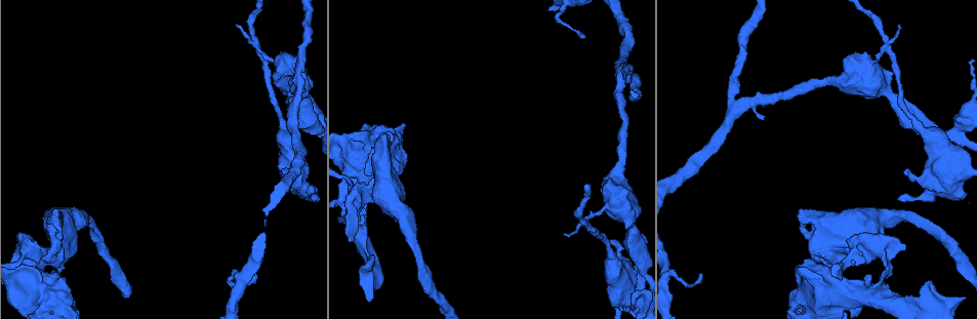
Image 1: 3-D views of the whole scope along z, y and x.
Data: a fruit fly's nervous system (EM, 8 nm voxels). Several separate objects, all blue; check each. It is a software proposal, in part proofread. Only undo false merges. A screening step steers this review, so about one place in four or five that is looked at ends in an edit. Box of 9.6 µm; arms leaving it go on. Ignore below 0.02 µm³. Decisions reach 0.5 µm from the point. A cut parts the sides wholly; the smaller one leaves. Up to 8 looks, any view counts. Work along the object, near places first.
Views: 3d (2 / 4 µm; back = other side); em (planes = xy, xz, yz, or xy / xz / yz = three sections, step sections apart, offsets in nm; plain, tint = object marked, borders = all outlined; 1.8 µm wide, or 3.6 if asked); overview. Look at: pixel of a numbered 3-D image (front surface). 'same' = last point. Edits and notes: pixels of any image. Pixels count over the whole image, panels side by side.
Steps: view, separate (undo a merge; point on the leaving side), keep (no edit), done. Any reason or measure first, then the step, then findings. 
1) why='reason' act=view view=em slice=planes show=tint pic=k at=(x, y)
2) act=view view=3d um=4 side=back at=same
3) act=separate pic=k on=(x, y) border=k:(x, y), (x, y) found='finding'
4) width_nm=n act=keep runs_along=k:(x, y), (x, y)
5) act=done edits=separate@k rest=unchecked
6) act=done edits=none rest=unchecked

act=view view=em um=3.6 slice=planes show=borders pic=1 at=(310, 193)

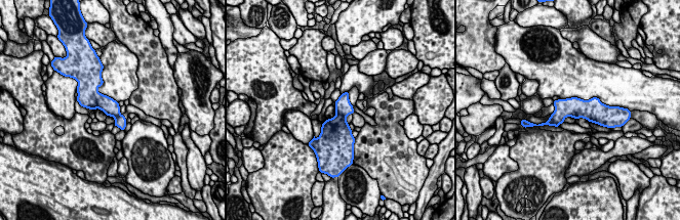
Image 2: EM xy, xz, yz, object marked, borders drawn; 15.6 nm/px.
width_nm=260 act=keep found='one cell here'

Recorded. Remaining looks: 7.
why='sharp bend' act=view view=3d um=4 side=back pic=1 at=(258, 53)

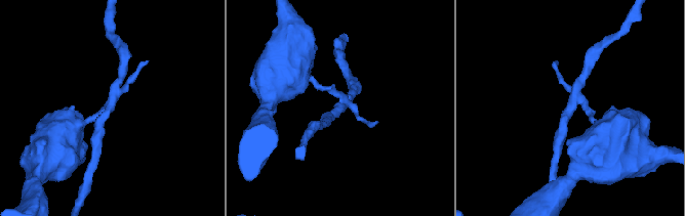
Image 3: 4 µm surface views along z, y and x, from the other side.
why='now the EM' act=view view=em slice=yz step=16 show=tint pic=3 at=(108, 106)

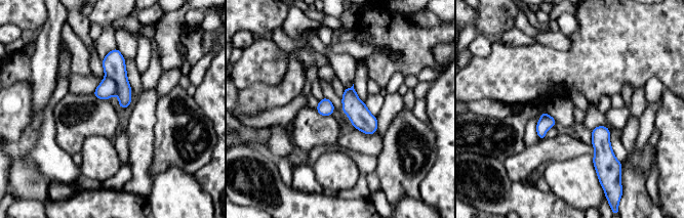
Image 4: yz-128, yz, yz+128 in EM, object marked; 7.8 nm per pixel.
why='cut it another way' act=view view=em slice=planes show=tint at=same

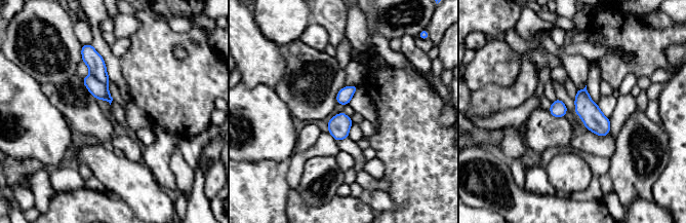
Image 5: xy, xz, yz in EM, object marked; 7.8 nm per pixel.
act=separate pic=5 on=(94, 62) found='two cells meet here'

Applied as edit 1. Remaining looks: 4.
why='redraw' act=view view=overview

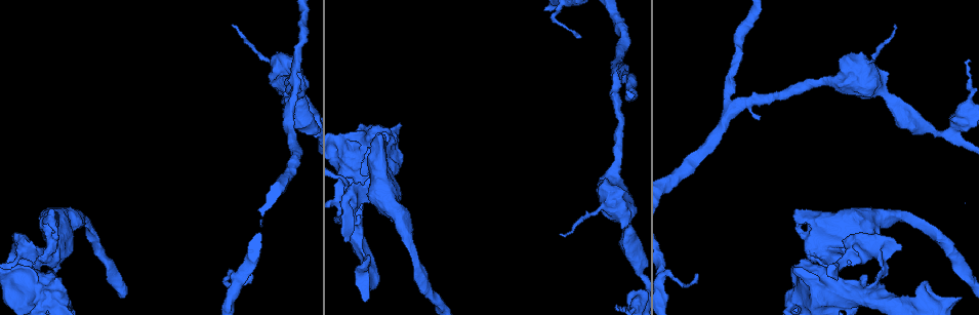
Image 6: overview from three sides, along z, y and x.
why='calibre changes' act=view view=3d um=4 pic=6 at=(834, 244)

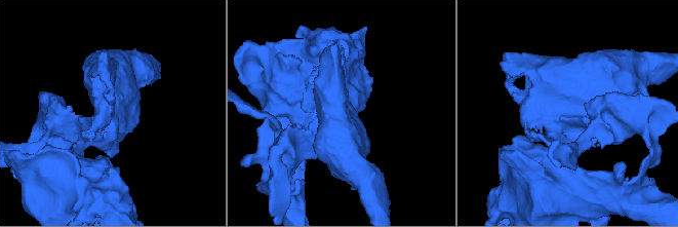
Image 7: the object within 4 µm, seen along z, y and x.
act=view view=em um=3.6 slice=yz step=4 show=tint pic=7 at=(570, 112)

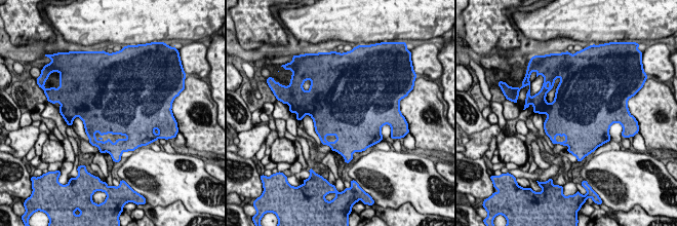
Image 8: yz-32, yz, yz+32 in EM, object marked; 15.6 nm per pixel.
act=view view=em um=3.6 slice=planes show=tint at=same

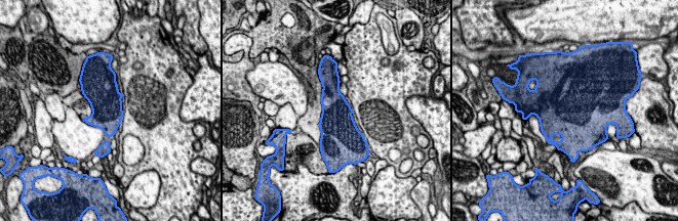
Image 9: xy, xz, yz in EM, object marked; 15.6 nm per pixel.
width_nm=480 act=keep found='continuous, no second cell'

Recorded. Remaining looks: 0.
act=done edits=separate@5 rest=unchecked

